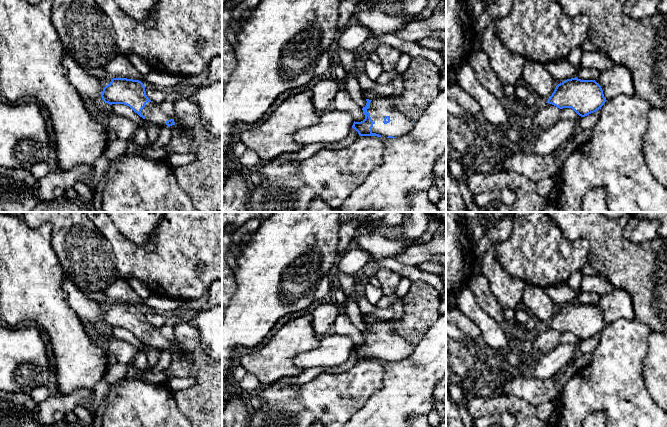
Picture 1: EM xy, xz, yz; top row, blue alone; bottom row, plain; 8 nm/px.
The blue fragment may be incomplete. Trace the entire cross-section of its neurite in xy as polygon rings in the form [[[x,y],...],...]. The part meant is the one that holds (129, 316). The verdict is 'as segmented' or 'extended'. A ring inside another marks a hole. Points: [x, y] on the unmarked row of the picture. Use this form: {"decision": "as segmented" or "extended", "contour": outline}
{"decision": "extended", "contour": [[[113,302],[103,312],[102,324],[110,329],[124,328],[145,344],[170,351],[177,346],[174,327],[165,324],[152,326],[146,319],[145,310],[139,304]]]}

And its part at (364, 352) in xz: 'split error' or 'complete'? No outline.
split error

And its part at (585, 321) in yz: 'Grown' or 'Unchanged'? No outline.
Unchanged

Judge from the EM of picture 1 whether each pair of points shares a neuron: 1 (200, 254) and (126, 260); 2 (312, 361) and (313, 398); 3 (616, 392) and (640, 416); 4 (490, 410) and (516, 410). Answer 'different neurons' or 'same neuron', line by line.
1: same neuron
2: different neurons
3: same neuron
4: same neuron

